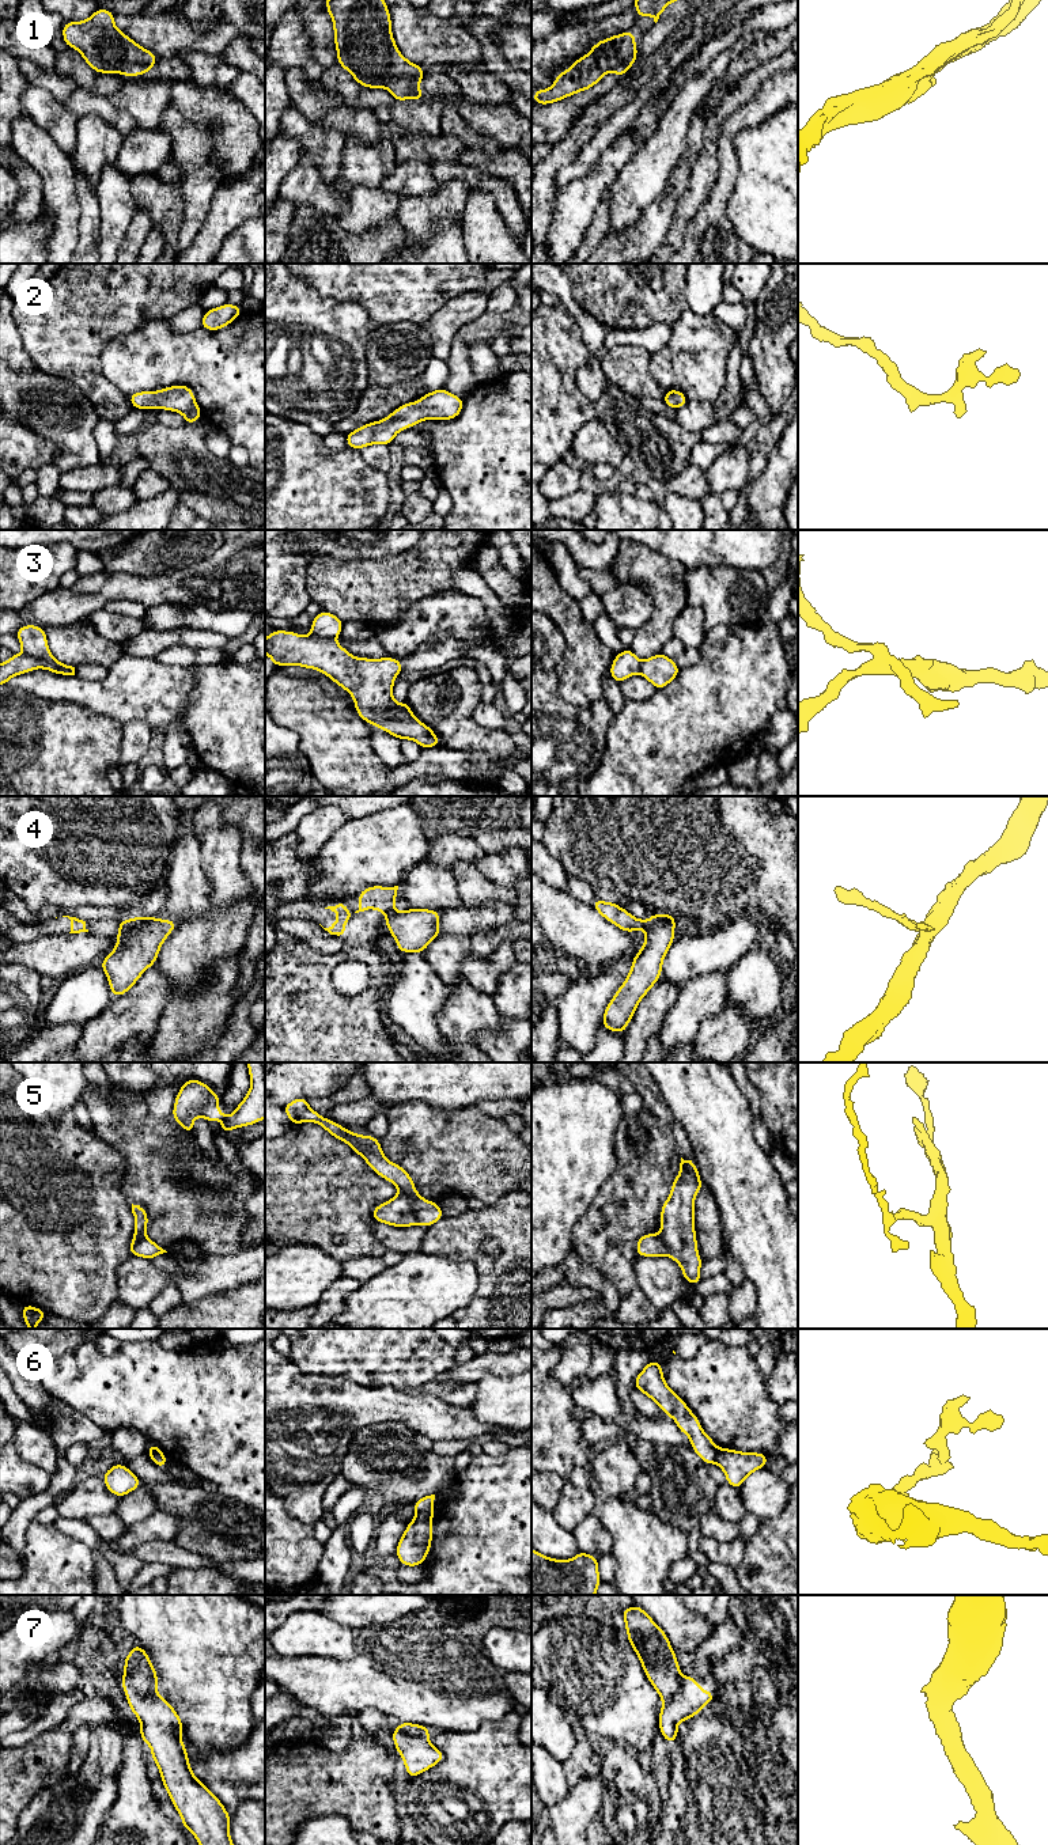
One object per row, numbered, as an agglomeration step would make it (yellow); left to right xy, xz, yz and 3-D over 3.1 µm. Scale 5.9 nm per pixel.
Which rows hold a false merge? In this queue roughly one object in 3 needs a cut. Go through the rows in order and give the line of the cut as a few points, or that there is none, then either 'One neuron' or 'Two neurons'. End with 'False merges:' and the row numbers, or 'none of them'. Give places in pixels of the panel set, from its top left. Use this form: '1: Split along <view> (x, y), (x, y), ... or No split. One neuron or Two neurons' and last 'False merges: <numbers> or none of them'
1: Split along xz (388, 84), (396, 80), (409, 80), (417, 87). Two neurons
2: No split. One neuron
3: Split along xy (25, 652), (37, 659), (57, 662). Two neurons
4: Split along xz (393, 910), (386, 916). Two neurons
5: Split along xz (400, 1192), (411, 1198), (417, 1223). Two neurons
6: Split along xz (432, 1510), (417, 1514). Two neurons
7: Split along xy (124, 1686), (132, 1686), (142, 1693), (156, 1693). Two neurons
False merges: 1, 3, 4, 5, 6, 7

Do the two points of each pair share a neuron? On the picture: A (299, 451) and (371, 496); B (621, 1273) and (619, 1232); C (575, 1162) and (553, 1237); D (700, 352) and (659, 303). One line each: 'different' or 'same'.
A: same
B: same
C: same
D: different

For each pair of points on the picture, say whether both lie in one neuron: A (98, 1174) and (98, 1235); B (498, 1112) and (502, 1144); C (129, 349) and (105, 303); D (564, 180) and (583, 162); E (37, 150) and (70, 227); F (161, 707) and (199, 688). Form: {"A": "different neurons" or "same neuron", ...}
{"A": "same neuron", "B": "different neurons", "C": "different neurons", "D": "same neuron", "E": "same neuron", "F": "same neuron"}

